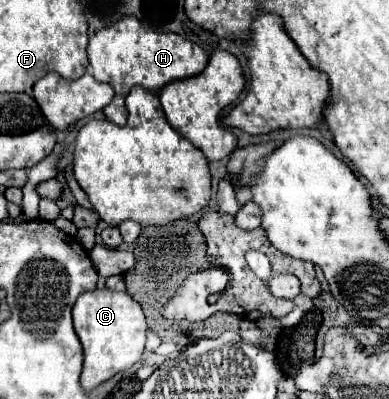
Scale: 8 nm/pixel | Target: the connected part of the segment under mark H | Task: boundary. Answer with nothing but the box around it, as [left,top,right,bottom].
[88,17,208,125]

